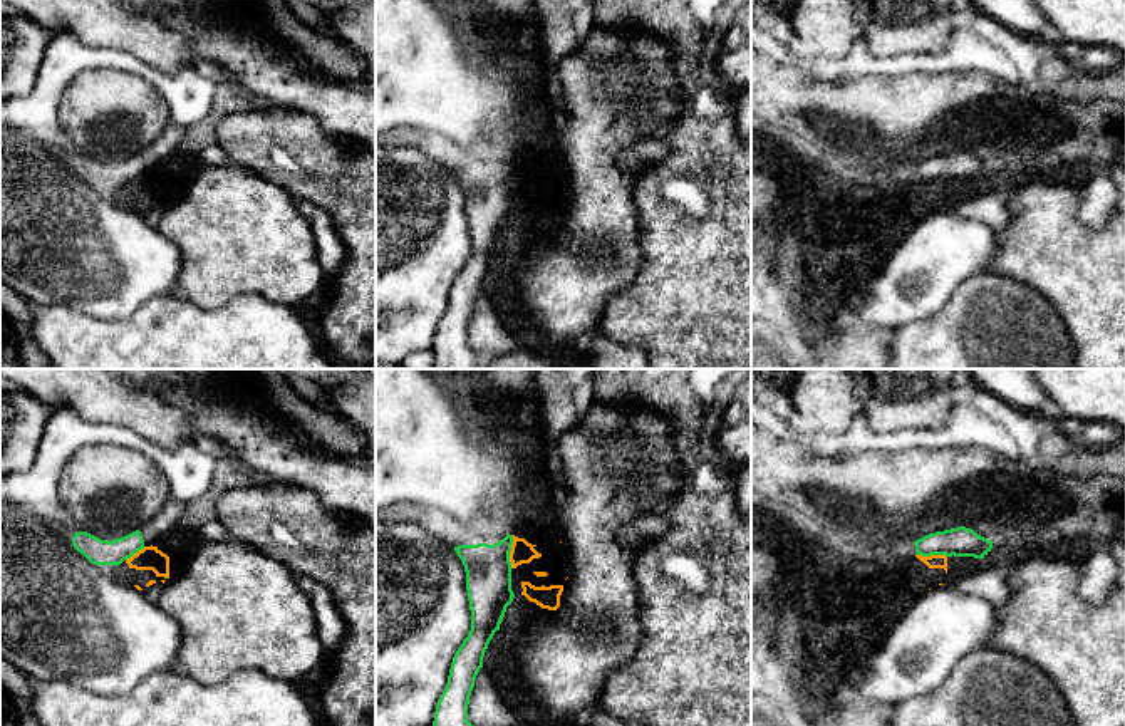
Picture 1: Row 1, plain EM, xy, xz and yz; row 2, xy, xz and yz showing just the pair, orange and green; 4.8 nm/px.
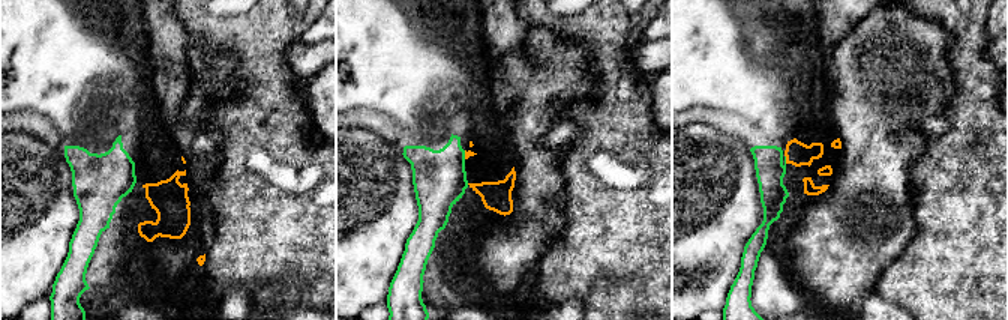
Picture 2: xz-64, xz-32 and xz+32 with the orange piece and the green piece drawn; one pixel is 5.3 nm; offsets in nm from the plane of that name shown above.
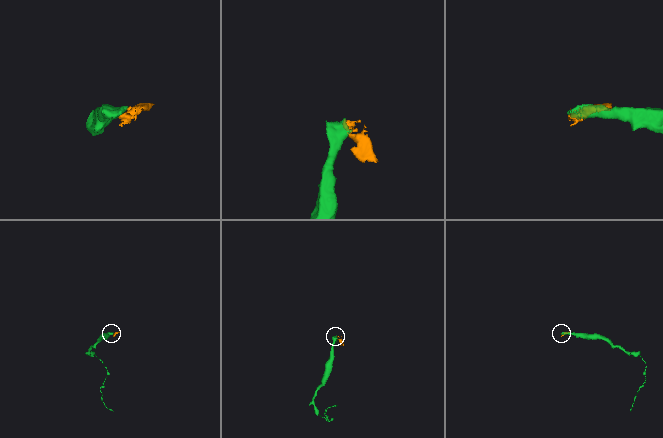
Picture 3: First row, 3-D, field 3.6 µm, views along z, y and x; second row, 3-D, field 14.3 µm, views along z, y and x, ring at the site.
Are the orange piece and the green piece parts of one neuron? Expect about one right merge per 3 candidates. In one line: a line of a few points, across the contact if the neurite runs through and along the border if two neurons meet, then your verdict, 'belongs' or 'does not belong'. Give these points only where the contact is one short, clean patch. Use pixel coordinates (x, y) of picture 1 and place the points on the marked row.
line xz (512, 535), (510, 567); does not belong

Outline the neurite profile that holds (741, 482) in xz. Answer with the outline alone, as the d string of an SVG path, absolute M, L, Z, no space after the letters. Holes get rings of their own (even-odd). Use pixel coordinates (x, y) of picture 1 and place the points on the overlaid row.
M751 461L741 463L733 488L739 515L751 520Z

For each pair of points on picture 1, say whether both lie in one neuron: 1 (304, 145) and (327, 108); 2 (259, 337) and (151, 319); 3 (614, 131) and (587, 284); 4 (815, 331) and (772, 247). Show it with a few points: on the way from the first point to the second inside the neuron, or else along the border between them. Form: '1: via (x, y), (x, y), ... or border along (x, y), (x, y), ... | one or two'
1: border along (280, 108), (304, 111), (326, 131), (351, 143) | two
2: via (232, 337), (178, 337) | one
3: via (597, 170), (597, 245) | one
4: via (815, 311), (815, 290), (792, 267) | one

